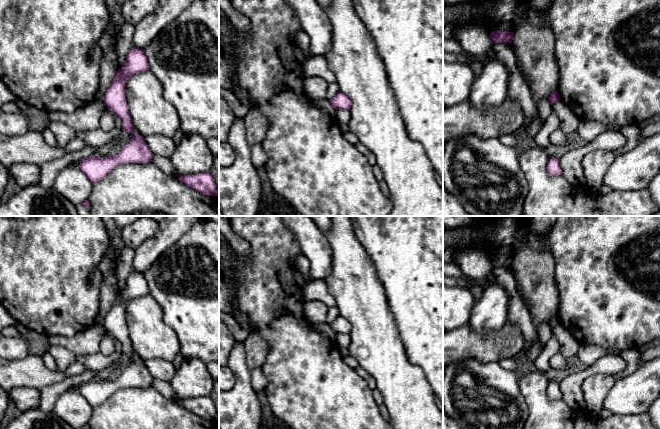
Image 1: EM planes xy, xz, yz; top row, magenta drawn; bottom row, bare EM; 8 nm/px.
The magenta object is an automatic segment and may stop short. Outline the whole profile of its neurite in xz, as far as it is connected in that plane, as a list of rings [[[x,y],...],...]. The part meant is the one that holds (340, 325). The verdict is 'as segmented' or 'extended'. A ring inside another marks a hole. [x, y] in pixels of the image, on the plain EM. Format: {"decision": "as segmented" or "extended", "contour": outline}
{"decision": "as segmented", "contour": [[[339,315],[331,324],[329,324],[331,329],[337,334],[350,334],[352,326],[348,320]]]}

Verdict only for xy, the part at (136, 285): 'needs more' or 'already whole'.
already whole

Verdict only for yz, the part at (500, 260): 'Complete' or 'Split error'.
Complete

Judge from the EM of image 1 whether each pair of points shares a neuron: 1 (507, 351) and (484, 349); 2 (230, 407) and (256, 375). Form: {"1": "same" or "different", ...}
{"1": "same", "2": "different"}

